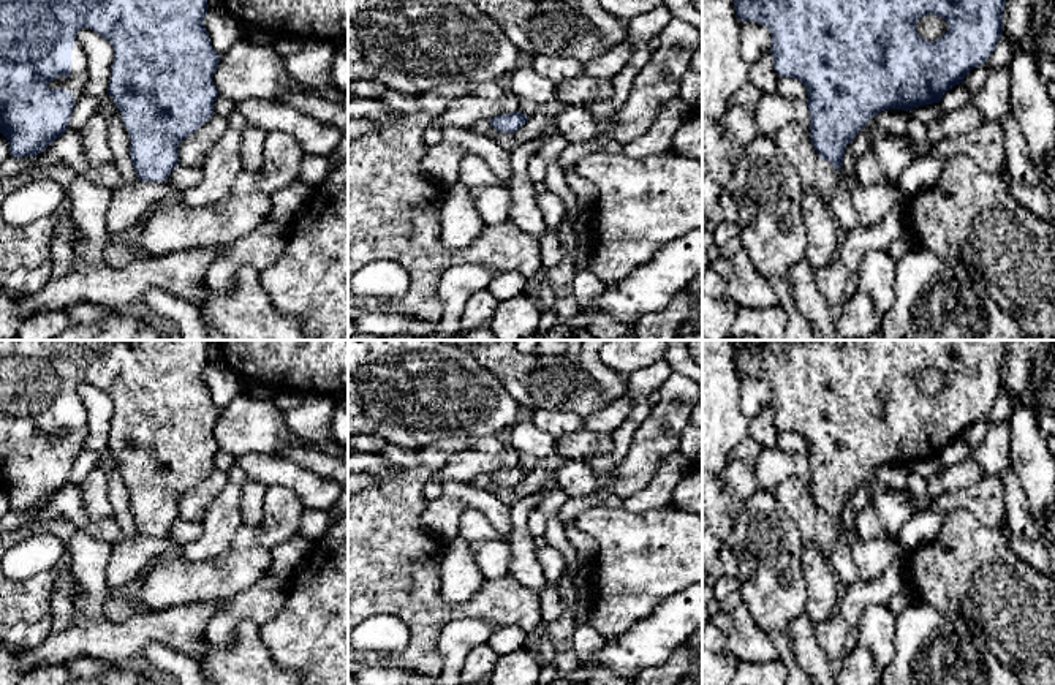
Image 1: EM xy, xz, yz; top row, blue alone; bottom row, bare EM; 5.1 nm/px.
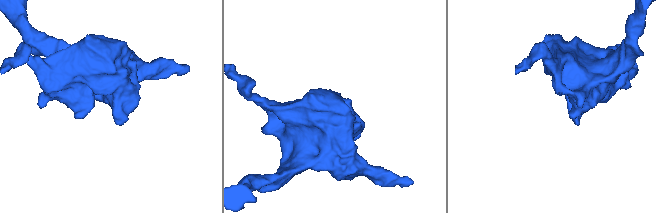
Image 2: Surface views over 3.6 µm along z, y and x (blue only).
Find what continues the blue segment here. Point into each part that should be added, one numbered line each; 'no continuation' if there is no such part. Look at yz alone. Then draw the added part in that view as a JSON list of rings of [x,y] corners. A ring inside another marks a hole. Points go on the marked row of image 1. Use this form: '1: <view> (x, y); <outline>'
no continuation

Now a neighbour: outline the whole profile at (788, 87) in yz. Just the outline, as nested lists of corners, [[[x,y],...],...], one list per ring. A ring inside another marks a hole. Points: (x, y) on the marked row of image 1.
[[[778,78],[777,93],[785,98],[808,100],[807,87],[794,78]]]

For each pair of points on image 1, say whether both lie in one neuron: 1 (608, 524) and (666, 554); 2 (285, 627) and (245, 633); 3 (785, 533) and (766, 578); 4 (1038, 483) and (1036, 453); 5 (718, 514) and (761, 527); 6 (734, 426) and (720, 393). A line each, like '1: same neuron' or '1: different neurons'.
1: same neuron
2: different neurons
3: same neuron
4: same neuron
5: different neurons
6: same neuron

